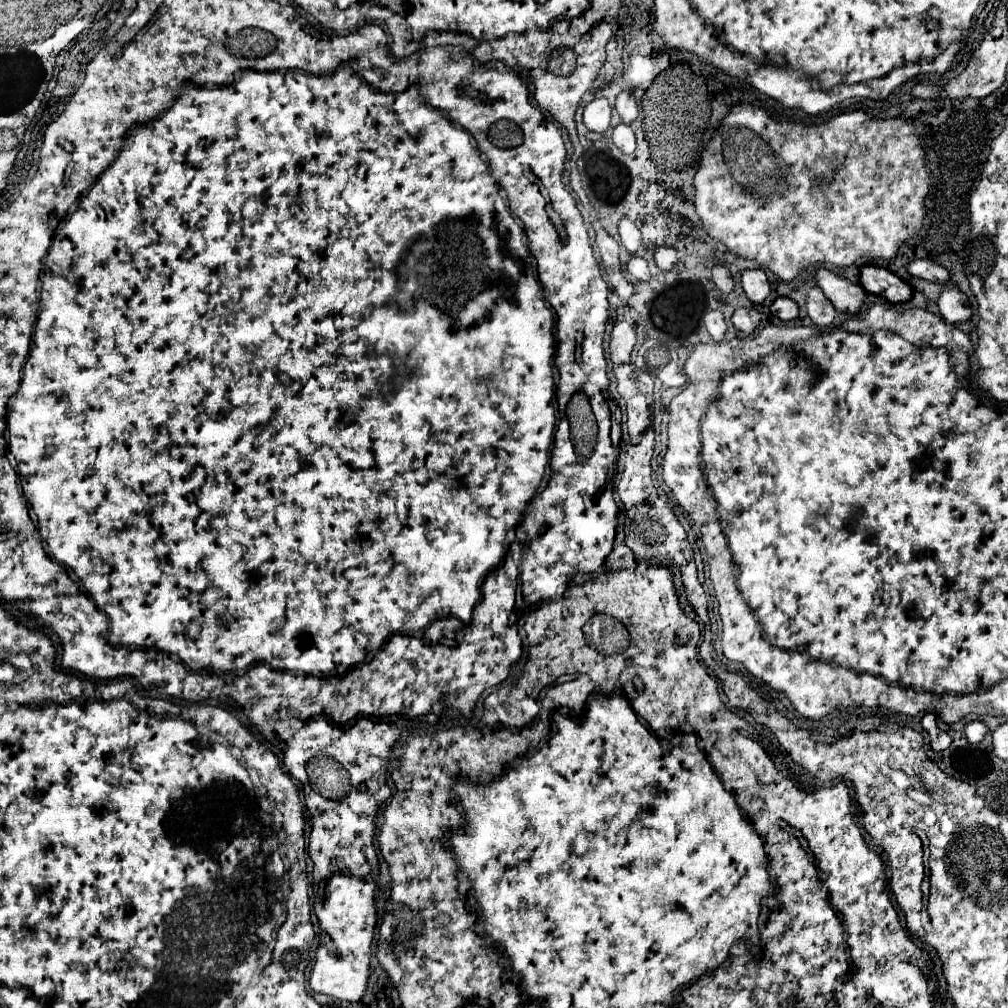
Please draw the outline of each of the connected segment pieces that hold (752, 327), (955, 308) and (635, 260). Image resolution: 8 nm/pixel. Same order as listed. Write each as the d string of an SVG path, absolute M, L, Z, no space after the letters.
M739 308L739 310L735 310L735 314L731 318L733 326L737 330L741 330L743 334L753 334L759 328L761 320L763 320L763 316L755 308Z
M949 288L939 296L939 310L949 324L967 322L973 316L967 296L957 288Z
M633 256L629 262L627 262L627 274L635 280L649 280L651 274L649 274L649 266L645 262L645 258L641 256Z

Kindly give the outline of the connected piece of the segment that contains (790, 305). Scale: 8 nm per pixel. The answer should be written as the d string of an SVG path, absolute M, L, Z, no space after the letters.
M777 298L771 304L771 314L783 322L789 322L789 320L795 320L799 316L799 308L791 298Z

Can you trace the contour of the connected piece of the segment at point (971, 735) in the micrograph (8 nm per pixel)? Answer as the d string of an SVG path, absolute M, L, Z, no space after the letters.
M979 720L969 722L969 724L965 726L965 736L967 736L967 740L973 742L973 744L979 744L979 742L985 738L987 732L989 732L989 728L987 728L983 722L979 722Z

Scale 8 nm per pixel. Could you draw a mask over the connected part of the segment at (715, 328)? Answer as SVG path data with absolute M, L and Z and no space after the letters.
M719 310L707 312L707 314L703 316L703 322L705 322L705 326L707 326L707 330L709 330L709 334L711 334L713 340L719 342L719 340L725 338L727 324L725 324L725 318L723 318L723 314L721 314Z

